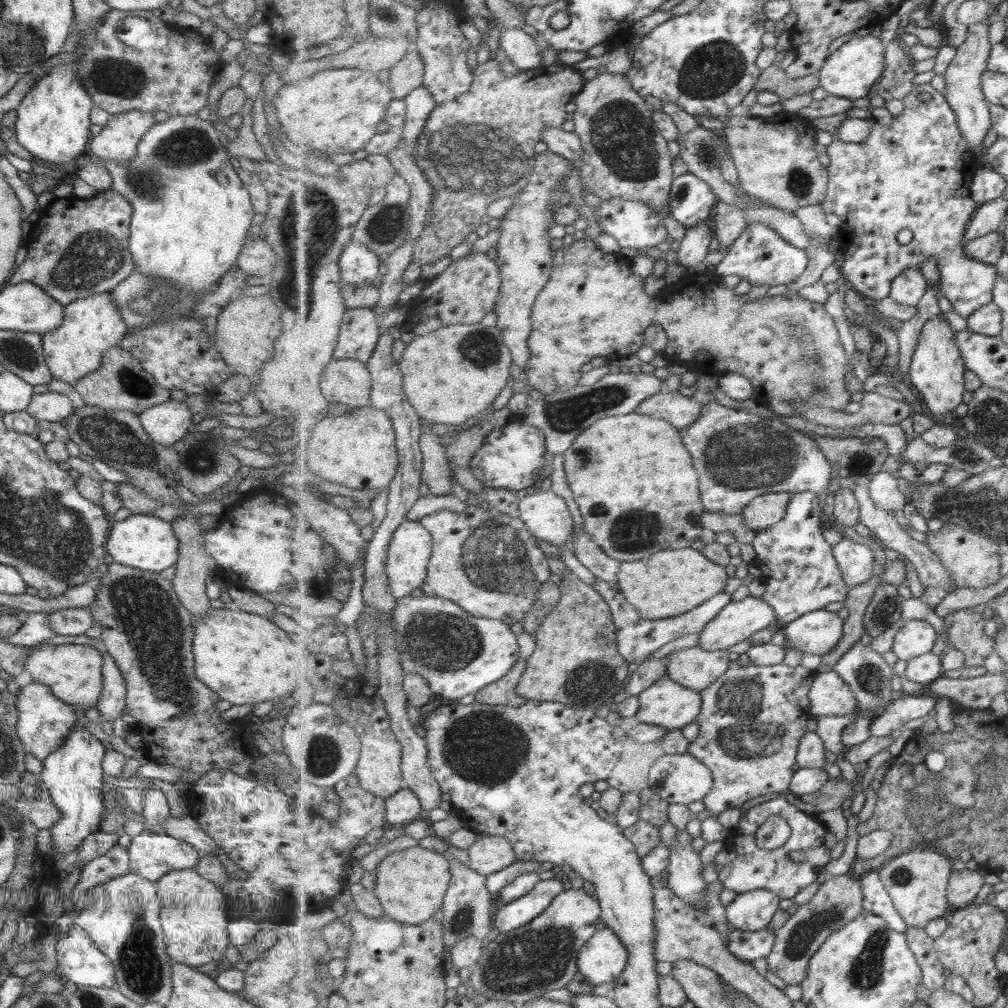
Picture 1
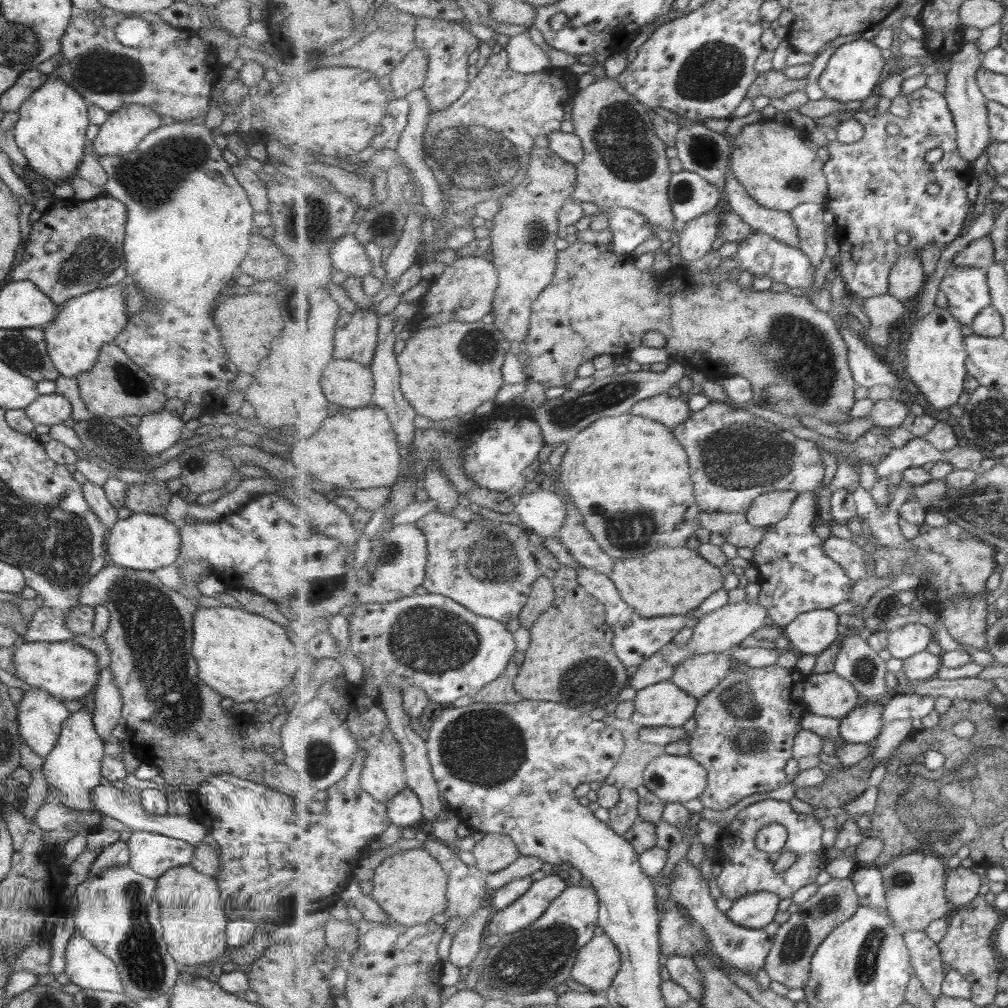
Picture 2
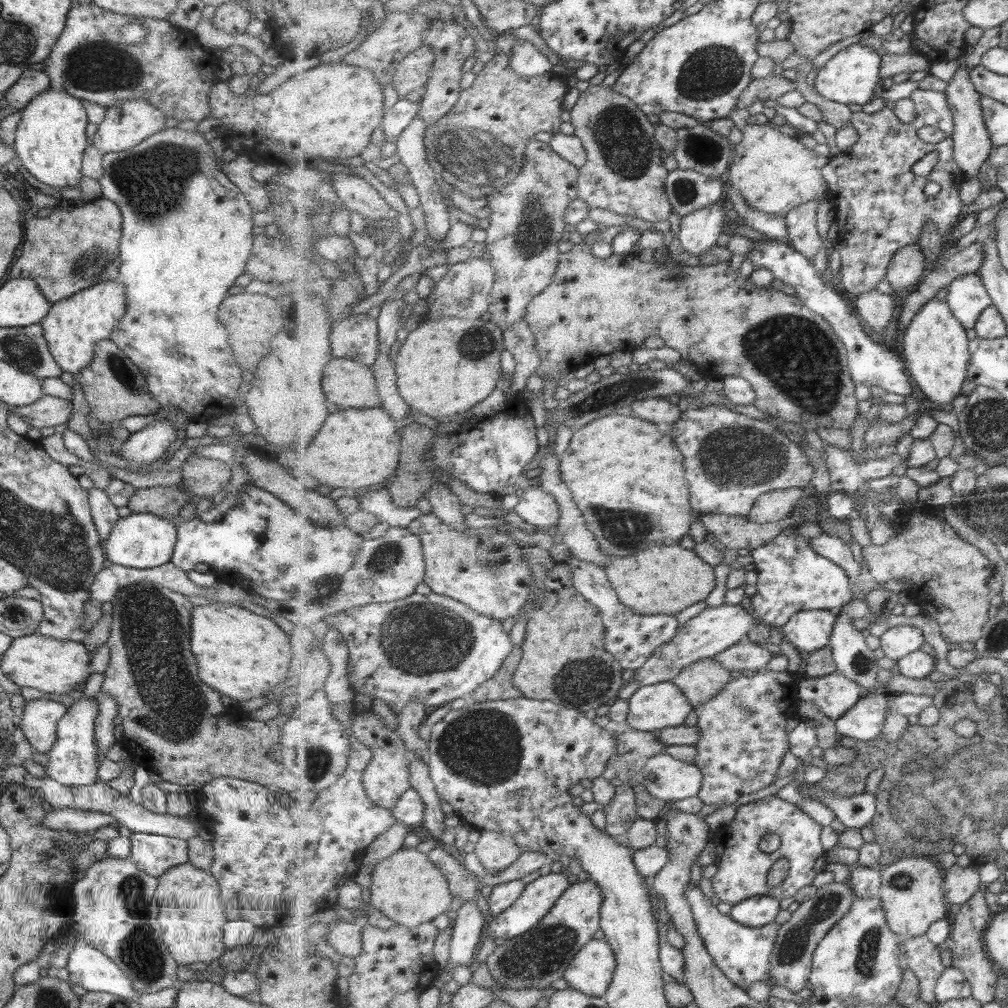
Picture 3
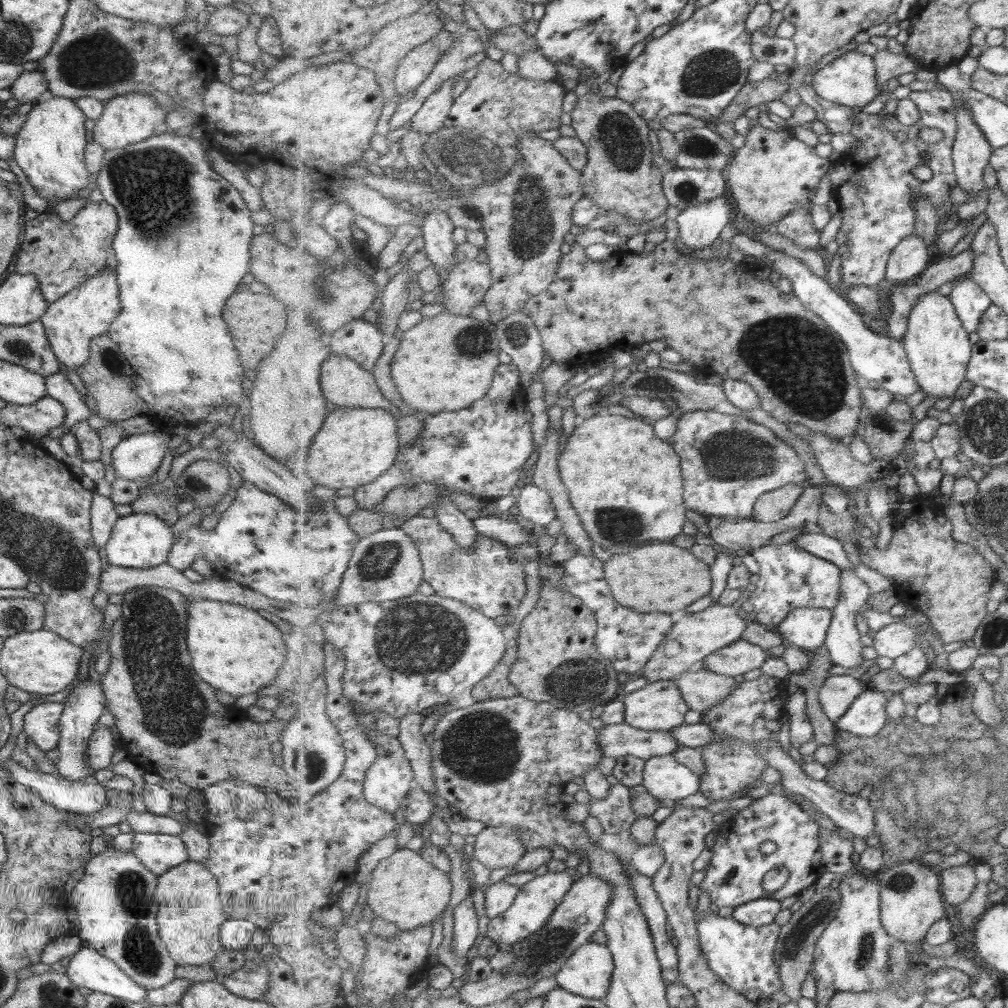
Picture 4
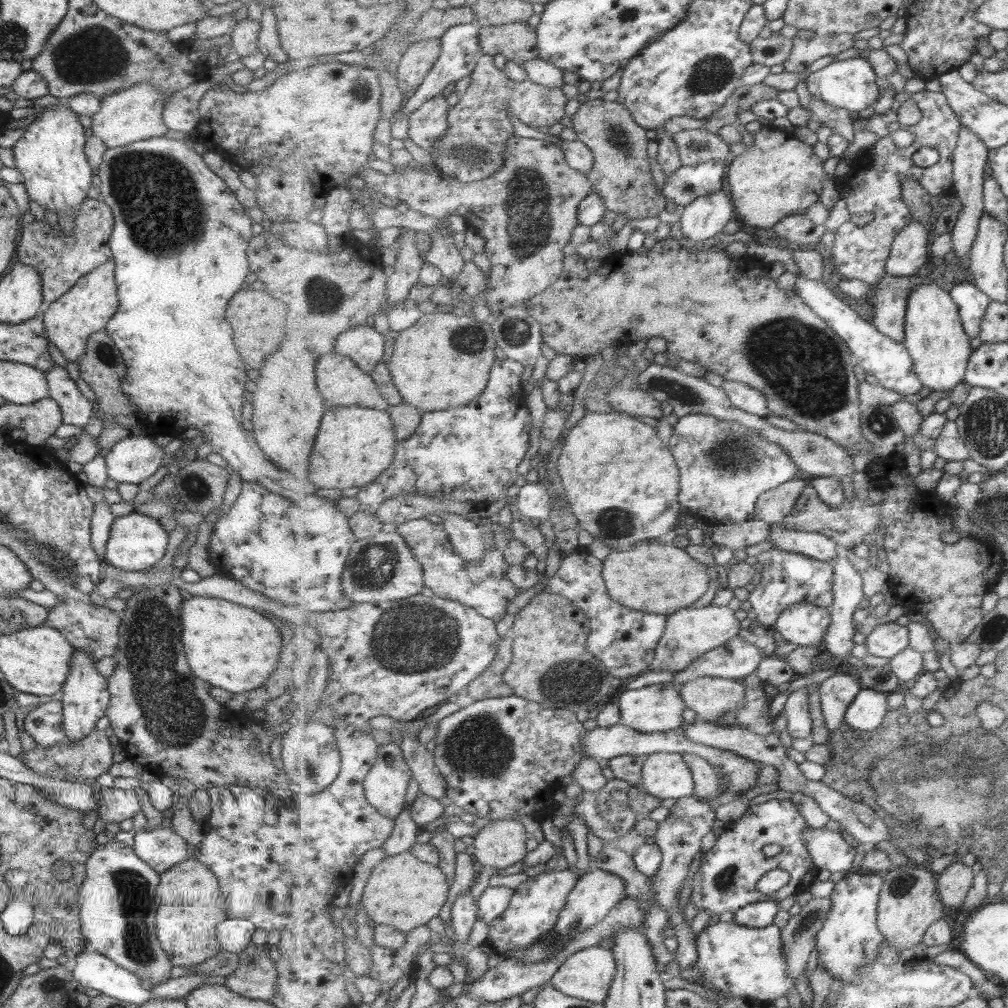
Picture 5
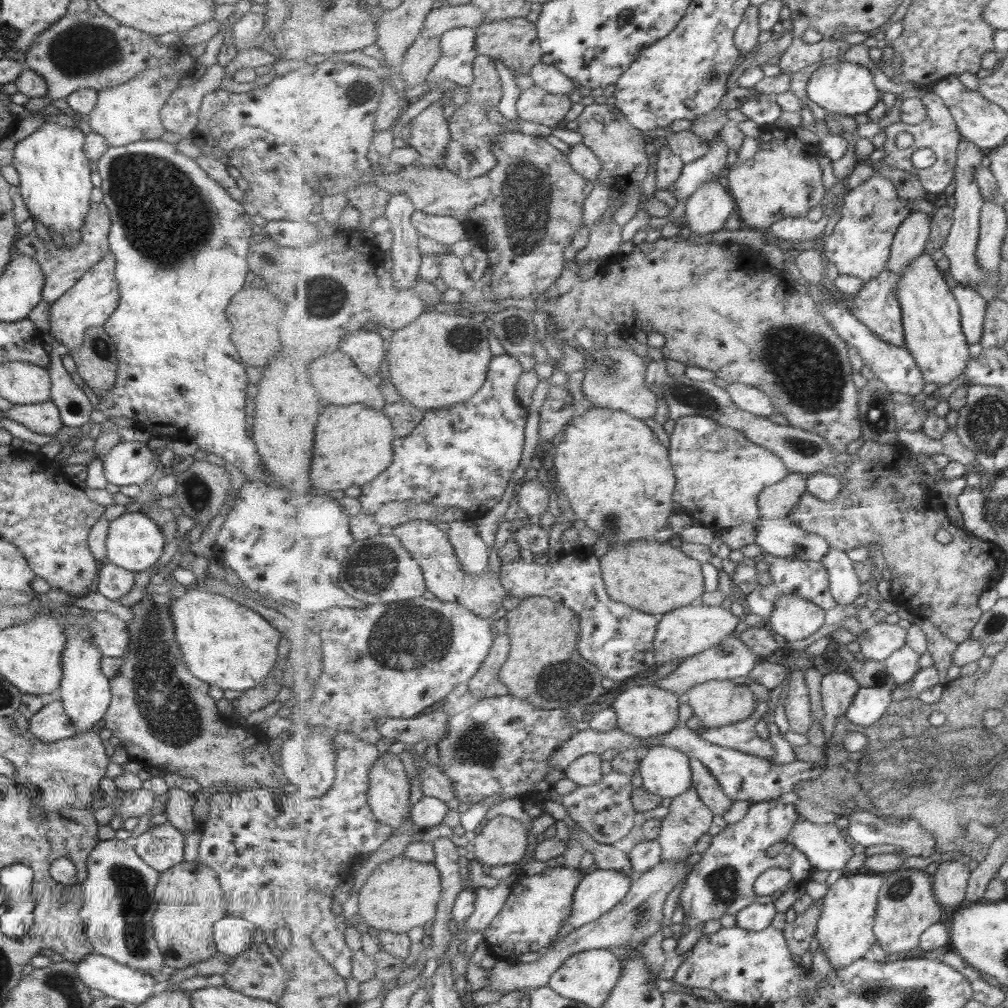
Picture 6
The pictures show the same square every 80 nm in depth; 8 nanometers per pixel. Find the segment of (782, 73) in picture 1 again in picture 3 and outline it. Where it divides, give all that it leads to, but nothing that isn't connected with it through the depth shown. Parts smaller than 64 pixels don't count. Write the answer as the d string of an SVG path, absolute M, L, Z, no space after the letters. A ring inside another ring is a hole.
M781 75L754 79L750 87L739 98L736 108L746 109L759 101L777 101L787 92L791 92L791 90L797 90L797 83L793 80L787 80L787 78L783 78Z

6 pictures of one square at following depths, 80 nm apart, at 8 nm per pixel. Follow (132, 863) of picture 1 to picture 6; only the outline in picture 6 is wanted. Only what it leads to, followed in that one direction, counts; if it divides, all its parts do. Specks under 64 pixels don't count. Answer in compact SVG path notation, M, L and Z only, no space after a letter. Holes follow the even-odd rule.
M169 821L153 825L138 840L139 858L158 873L183 861L183 834Z

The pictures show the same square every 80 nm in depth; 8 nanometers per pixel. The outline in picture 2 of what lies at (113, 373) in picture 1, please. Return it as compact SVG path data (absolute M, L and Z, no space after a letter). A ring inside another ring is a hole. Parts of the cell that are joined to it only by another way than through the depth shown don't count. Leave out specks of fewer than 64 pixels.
M113 342L99 346L97 358L91 368L76 378L79 386L78 394L86 409L101 418L145 416L161 410L167 400L166 396L153 388L149 375Z

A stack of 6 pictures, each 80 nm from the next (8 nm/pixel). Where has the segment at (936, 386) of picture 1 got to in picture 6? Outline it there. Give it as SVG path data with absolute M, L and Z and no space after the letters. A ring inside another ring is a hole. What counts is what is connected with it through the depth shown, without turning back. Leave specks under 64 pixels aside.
M923 253L901 275L898 299L902 305L902 323L906 331L905 346L915 357L928 383L941 386L951 384L958 376L965 374L970 361L970 343L962 327L960 304L930 254Z

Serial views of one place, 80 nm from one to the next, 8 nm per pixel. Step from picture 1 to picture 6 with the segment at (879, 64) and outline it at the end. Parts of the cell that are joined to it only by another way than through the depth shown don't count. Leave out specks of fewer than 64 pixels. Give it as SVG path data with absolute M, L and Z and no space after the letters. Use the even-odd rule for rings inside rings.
M846 61L818 67L808 80L806 93L811 101L823 109L844 115L865 114L882 100L869 69Z

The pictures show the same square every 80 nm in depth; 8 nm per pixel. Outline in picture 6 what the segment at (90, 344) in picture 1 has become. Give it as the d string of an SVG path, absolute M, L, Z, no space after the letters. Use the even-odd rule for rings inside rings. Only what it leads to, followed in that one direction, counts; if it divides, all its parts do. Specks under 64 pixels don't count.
M107 251L97 263L92 264L75 284L67 289L49 309L49 334L70 351L77 348L87 327L102 326L118 305L118 284L114 280L115 257Z

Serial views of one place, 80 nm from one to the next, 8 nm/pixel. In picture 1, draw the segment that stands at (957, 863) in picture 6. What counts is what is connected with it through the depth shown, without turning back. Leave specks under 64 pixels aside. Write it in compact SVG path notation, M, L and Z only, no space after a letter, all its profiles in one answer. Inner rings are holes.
M961 869L951 873L948 884L948 900L951 905L961 909L976 903L981 892L981 886L992 881L992 877L985 870Z

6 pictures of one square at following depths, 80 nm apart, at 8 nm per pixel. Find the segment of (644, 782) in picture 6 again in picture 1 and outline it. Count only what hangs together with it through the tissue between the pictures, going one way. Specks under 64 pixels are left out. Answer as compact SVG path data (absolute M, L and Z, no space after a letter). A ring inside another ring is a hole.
M691 753L665 754L651 767L649 788L671 804L691 804L703 800L714 787L714 772Z

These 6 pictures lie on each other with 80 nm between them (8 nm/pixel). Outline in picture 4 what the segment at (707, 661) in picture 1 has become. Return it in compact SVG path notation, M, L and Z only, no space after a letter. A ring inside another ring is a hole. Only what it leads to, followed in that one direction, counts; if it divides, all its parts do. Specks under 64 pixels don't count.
M698 665L676 679L690 710L702 716L730 698L738 681L736 677L713 672L710 668L704 668L704 665Z

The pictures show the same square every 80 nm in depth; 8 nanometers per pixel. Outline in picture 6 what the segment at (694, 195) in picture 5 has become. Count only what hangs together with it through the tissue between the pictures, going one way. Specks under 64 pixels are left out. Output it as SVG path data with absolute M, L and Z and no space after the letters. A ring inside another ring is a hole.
M719 134L712 140L710 151L704 157L686 163L683 167L678 179L674 182L675 198L686 204L686 200L697 189L704 184L716 181L717 176L721 174L721 170L727 164L727 154L729 154L729 148Z

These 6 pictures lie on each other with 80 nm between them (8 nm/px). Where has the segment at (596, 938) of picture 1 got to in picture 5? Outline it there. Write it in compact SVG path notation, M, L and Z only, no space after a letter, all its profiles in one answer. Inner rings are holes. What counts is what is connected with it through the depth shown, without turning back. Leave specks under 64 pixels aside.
M601 946L585 948L574 953L566 960L563 967L553 976L550 984L563 994L589 1000L591 1002L605 1003L610 994L615 974L617 973L617 960L612 950L605 950Z

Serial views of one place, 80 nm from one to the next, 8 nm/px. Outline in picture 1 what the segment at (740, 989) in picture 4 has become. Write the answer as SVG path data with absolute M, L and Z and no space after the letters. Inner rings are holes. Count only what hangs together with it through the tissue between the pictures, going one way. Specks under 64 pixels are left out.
M685 830L677 831L677 839L670 848L667 886L687 903L703 909L707 882L703 880L703 862L699 853L693 850L693 838ZM731 926L727 947L739 959L753 962L771 955L775 945L776 934L768 928L761 932L743 932Z

